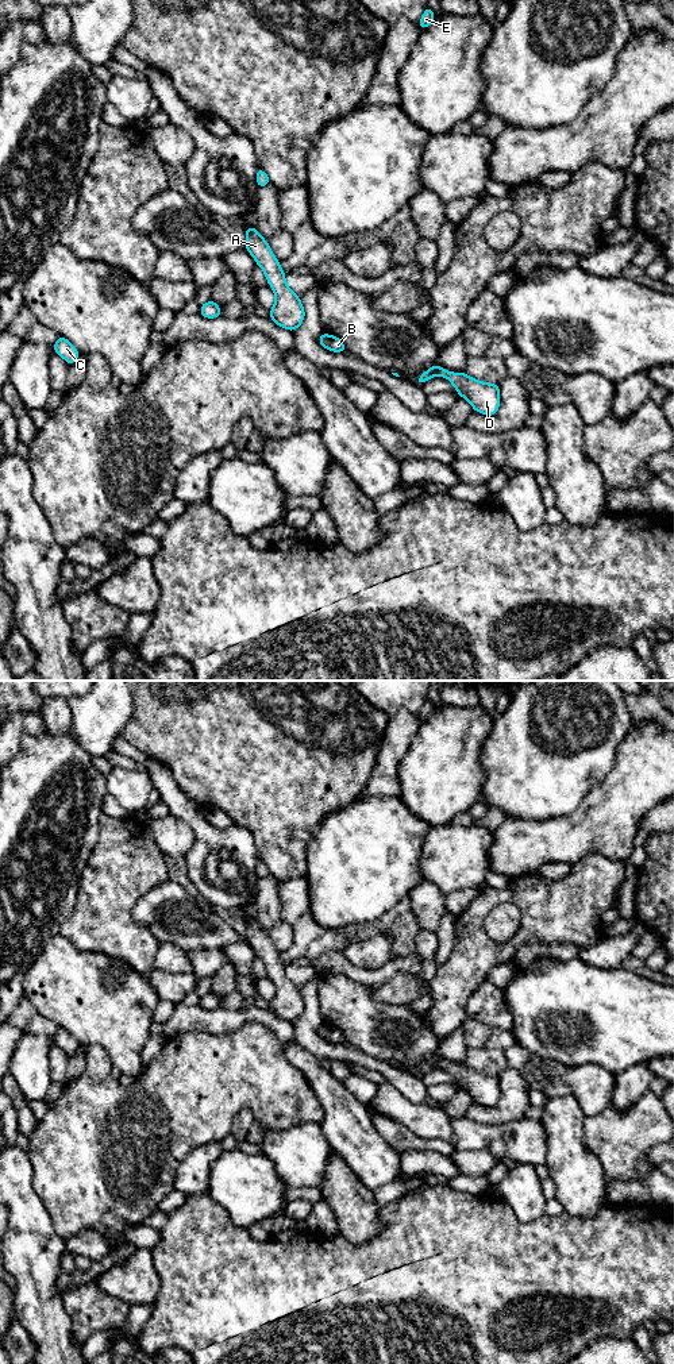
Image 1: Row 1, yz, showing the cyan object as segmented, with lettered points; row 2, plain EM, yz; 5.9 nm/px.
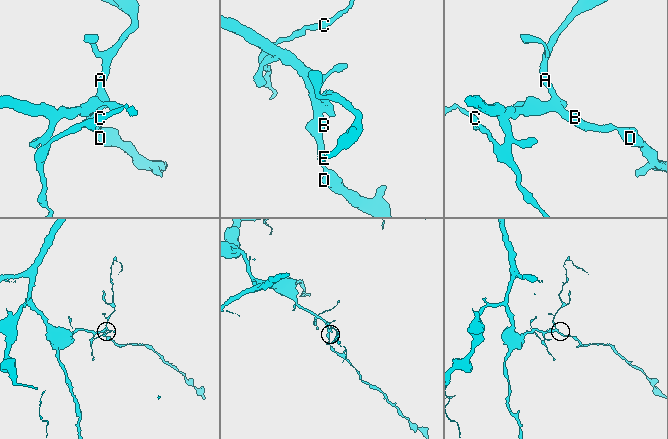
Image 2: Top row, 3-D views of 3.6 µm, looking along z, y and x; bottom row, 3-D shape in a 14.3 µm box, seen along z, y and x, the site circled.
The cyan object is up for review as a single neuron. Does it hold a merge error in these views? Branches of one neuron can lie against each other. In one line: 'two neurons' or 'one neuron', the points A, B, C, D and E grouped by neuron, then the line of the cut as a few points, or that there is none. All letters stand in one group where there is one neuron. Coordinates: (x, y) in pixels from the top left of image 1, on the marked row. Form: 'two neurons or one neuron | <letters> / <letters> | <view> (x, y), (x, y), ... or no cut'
one neuron | A B C D E | no cut

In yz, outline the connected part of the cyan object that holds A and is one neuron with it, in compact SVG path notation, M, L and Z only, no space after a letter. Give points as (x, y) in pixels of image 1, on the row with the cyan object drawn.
M254 227L246 228L244 232L246 250L253 255L255 263L262 267L267 284L276 294L276 304L270 308L269 319L293 332L305 317L300 297L286 285L286 274L282 271L280 261L271 253L267 240Z

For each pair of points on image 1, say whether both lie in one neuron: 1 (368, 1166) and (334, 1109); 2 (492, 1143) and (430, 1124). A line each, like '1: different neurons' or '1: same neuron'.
1: same neuron
2: same neuron

